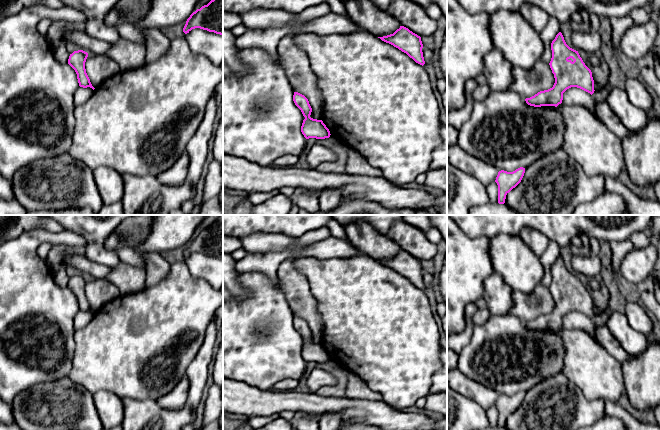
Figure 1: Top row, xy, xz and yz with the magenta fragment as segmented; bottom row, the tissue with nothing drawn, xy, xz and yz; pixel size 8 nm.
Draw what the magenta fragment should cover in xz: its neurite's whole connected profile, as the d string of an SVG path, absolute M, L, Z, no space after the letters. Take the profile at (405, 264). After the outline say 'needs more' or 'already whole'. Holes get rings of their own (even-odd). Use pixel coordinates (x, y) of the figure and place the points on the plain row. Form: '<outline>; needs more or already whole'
M400 250L393 258L378 262L406 277L416 287L422 290L425 288L421 261L408 252Z; already whole

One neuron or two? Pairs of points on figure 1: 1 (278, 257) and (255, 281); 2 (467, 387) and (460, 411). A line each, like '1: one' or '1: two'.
1: two
2: two

